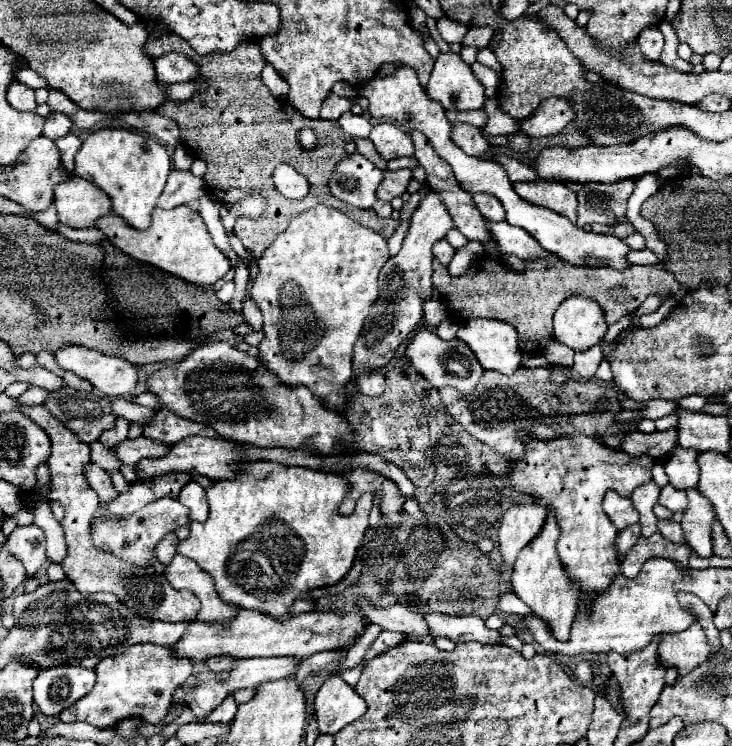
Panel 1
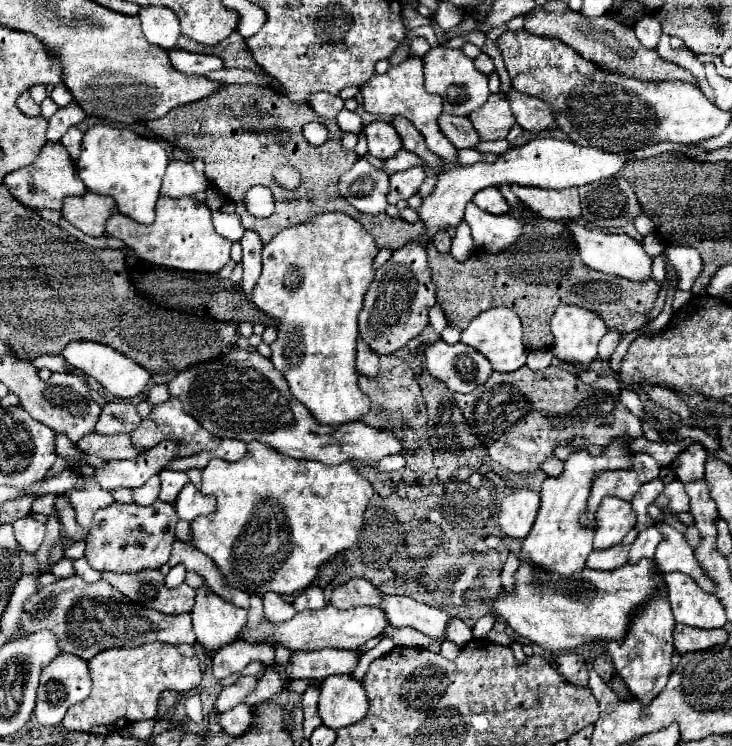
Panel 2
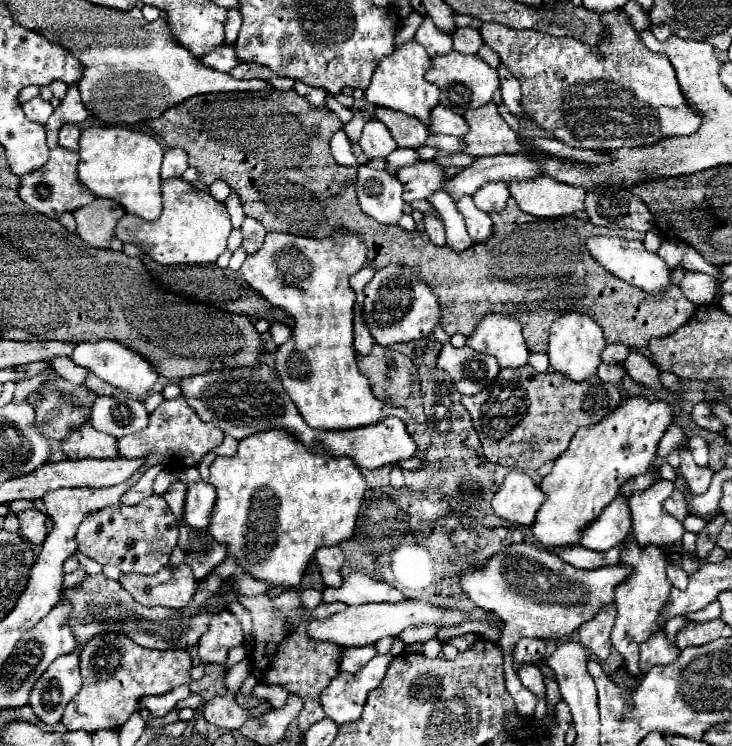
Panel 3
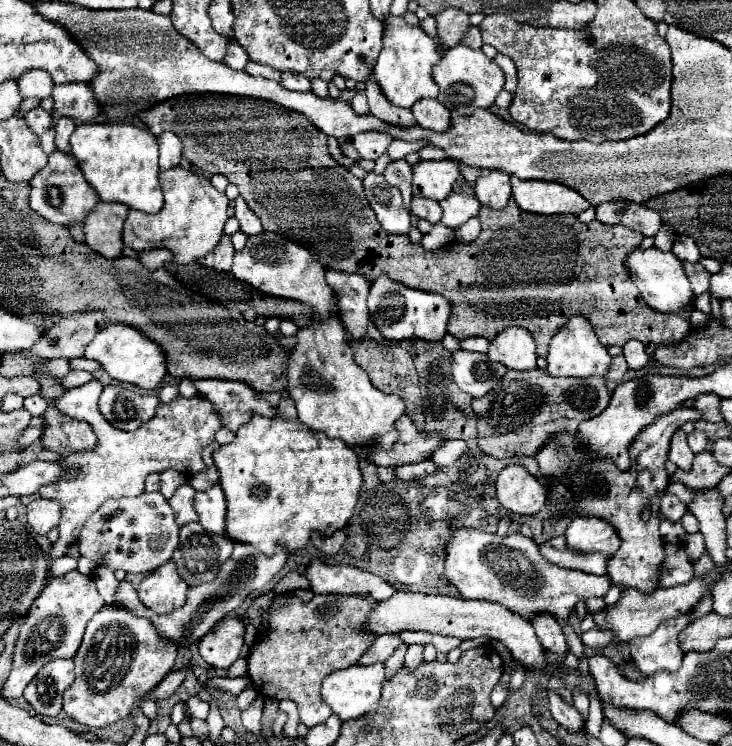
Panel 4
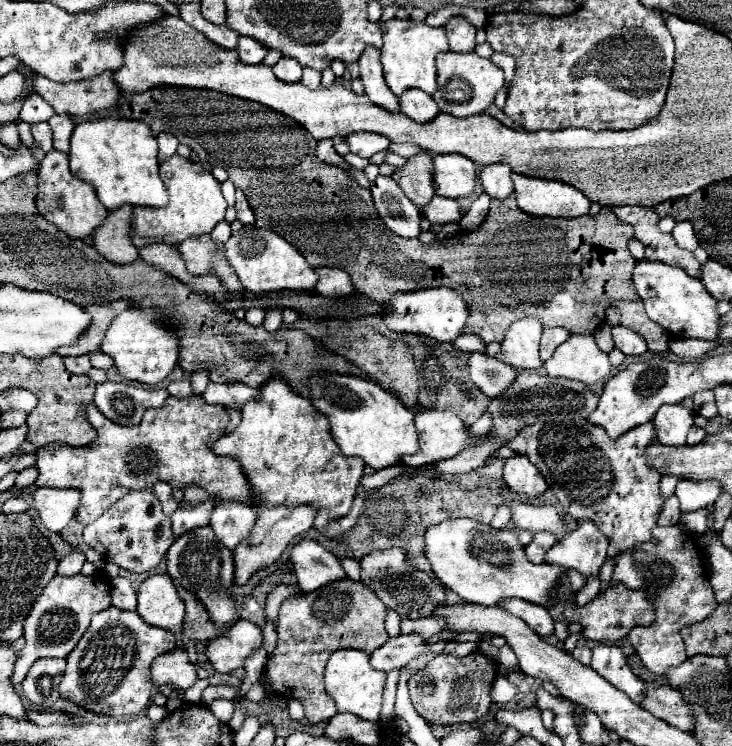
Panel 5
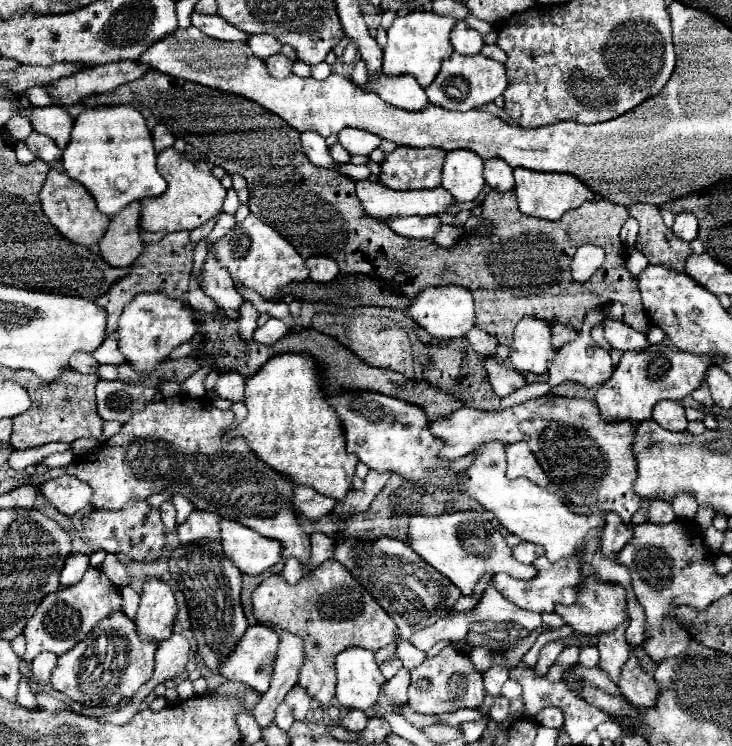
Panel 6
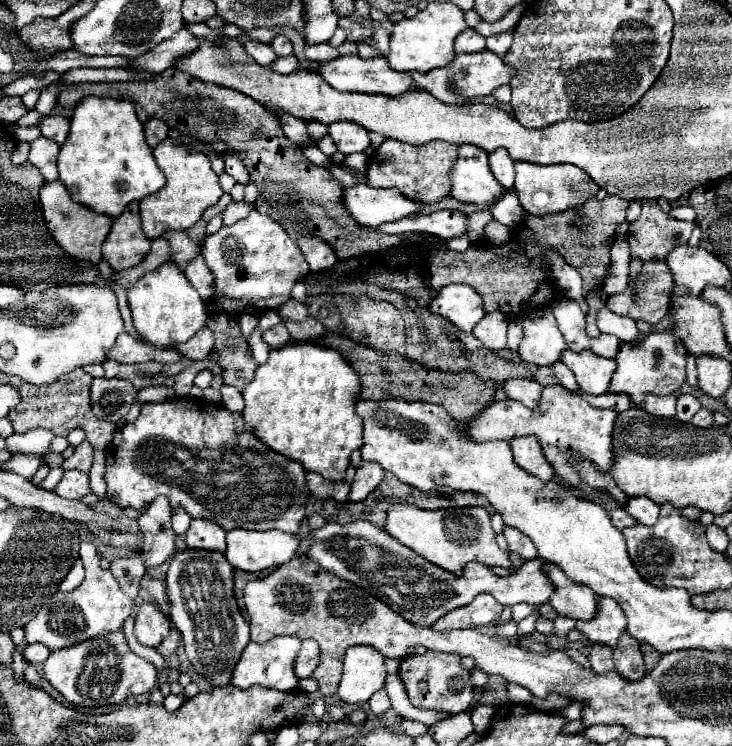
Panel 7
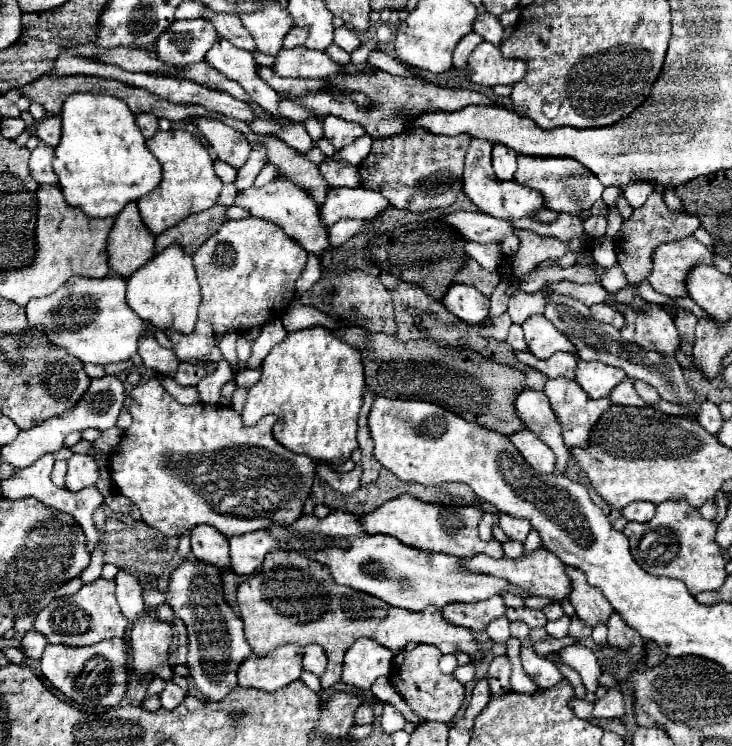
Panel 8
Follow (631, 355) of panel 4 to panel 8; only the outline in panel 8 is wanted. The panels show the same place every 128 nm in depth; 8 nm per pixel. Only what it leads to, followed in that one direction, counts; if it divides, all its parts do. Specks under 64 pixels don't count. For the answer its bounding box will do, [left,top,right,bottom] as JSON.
[590,302,624,328]

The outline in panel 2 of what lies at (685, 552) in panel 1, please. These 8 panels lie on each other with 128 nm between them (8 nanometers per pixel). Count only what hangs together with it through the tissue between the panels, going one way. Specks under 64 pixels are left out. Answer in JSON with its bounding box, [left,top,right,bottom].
[630,526,662,564]

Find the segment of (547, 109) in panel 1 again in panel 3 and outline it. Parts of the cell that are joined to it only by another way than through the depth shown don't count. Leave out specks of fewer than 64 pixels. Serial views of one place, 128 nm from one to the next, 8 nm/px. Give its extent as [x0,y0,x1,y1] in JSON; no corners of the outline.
[498,66,526,116]

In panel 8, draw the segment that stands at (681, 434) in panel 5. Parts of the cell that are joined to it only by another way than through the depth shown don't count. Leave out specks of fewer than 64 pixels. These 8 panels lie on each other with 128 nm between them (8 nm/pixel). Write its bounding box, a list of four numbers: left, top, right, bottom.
[634,380,660,402]

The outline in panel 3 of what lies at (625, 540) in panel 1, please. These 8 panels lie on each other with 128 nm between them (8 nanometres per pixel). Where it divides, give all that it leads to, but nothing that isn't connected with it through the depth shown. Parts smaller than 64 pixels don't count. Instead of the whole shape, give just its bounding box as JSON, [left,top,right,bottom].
[556,544,622,570]

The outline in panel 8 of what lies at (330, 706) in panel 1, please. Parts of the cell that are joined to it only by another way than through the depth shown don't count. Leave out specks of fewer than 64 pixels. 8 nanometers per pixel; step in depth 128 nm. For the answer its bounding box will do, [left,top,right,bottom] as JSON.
[342,638,392,692]

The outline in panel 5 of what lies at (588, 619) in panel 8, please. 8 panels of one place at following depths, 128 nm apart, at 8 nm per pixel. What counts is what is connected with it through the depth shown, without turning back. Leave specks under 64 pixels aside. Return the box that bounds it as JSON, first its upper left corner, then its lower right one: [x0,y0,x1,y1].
[590,644,642,700]

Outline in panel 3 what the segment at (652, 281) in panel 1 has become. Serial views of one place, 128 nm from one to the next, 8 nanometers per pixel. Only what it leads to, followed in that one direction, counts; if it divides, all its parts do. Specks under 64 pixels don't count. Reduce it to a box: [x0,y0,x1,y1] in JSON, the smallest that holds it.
[184,90,696,352]

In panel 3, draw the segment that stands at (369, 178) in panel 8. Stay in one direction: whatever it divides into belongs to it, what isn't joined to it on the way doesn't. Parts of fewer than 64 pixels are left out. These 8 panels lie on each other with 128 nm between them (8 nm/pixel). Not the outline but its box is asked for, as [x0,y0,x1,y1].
[424,212,446,246]

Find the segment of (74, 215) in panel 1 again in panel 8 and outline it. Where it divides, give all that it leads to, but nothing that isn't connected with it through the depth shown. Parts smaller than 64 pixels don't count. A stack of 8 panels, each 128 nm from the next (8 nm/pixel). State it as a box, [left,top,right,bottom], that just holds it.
[108,202,156,276]

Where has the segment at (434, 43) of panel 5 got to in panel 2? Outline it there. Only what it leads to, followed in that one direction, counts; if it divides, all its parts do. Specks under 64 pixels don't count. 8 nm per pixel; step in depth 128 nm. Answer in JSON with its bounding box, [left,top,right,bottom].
[360,56,456,160]

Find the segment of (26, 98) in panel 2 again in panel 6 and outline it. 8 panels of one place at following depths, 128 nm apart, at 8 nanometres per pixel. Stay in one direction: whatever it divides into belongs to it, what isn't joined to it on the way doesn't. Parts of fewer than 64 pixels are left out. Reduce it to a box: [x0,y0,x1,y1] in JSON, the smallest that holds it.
[26,132,62,166]

